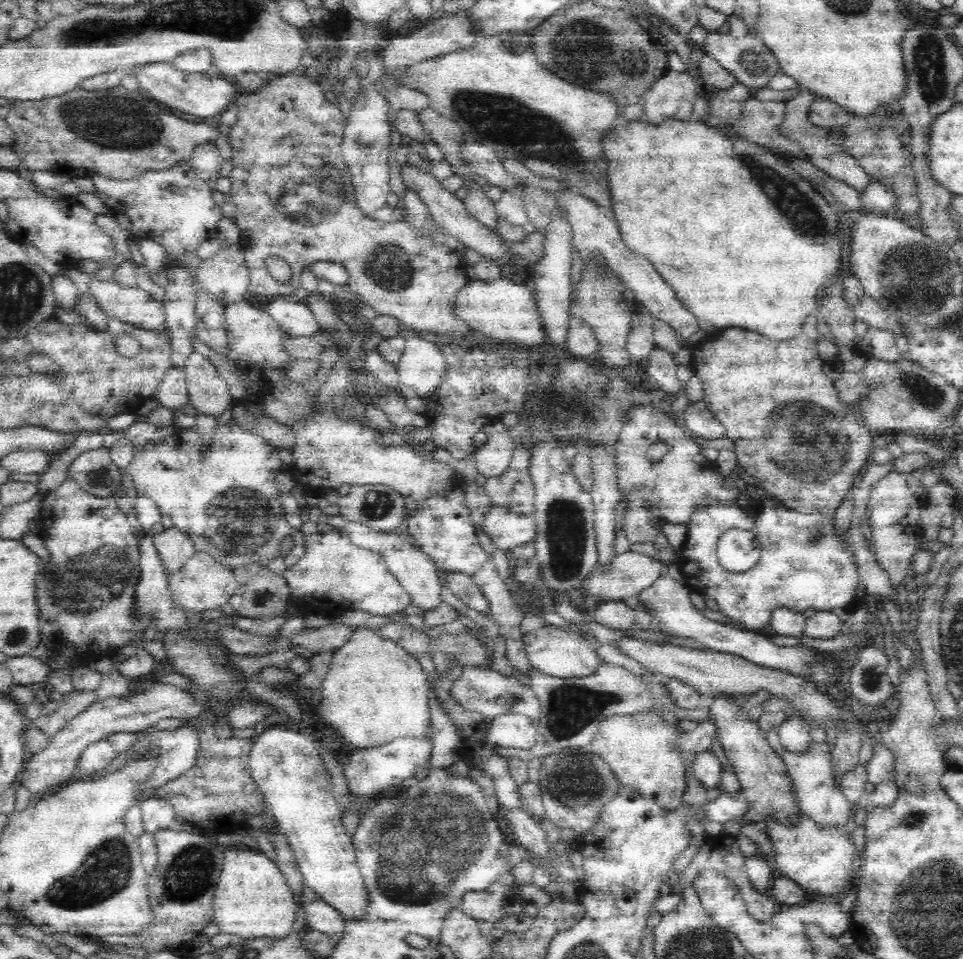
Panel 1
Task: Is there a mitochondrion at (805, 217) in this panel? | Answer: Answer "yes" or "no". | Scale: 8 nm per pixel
yes

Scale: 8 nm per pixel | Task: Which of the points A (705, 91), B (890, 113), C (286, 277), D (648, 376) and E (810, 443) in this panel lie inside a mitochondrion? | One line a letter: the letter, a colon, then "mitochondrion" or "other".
A: other
B: other
C: other
D: other
E: mitochondrion

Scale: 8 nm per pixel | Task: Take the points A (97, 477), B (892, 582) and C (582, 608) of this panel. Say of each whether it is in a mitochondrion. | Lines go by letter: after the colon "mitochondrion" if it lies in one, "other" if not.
A: mitochondrion
B: other
C: other

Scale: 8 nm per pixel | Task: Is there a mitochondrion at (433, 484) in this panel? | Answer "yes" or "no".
no

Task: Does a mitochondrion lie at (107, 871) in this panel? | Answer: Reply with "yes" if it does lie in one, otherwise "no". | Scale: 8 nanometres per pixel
yes

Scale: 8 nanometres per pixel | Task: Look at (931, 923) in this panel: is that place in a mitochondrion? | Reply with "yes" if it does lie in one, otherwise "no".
yes

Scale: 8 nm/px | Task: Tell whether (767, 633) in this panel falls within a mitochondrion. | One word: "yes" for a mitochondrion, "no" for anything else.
no

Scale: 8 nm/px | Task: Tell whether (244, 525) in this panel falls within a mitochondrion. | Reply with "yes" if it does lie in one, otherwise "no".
yes

